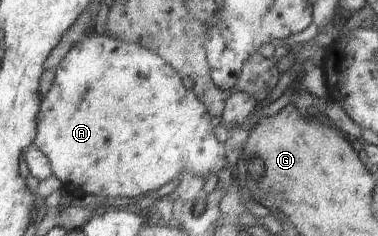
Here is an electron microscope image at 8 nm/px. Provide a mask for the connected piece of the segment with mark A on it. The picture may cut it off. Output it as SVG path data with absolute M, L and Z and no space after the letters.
M93 33L82 44L73 46L66 58L58 65L53 85L42 100L38 118L38 134L34 144L49 158L54 174L64 183L66 189L81 189L87 195L90 193L101 197L135 196L136 199L146 204L159 187L173 181L175 177L179 178L182 171L189 170L206 179L209 173L215 171L217 174L223 167L228 166L225 147L215 136L211 116L210 111L196 96L196 93L185 89L183 78L175 71L175 68L157 52L135 42L125 42L110 38L108 35L99 36Z

